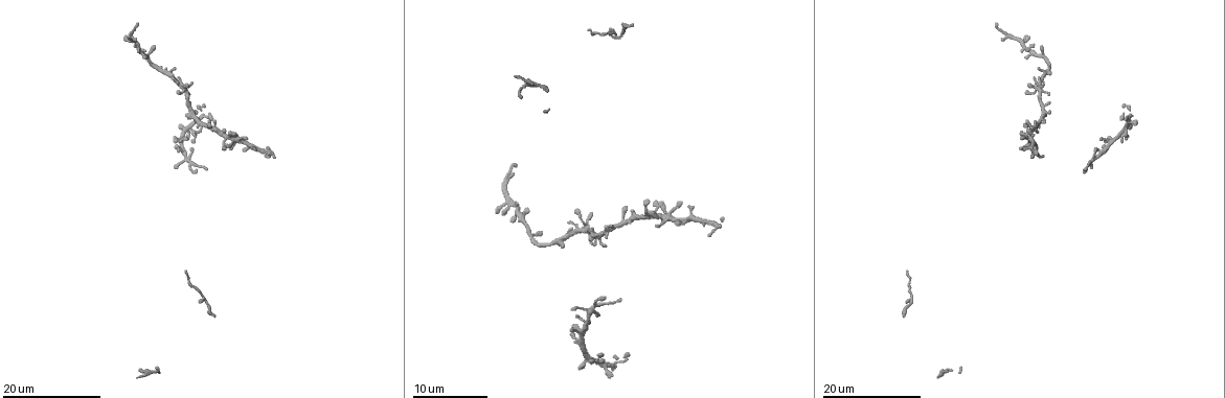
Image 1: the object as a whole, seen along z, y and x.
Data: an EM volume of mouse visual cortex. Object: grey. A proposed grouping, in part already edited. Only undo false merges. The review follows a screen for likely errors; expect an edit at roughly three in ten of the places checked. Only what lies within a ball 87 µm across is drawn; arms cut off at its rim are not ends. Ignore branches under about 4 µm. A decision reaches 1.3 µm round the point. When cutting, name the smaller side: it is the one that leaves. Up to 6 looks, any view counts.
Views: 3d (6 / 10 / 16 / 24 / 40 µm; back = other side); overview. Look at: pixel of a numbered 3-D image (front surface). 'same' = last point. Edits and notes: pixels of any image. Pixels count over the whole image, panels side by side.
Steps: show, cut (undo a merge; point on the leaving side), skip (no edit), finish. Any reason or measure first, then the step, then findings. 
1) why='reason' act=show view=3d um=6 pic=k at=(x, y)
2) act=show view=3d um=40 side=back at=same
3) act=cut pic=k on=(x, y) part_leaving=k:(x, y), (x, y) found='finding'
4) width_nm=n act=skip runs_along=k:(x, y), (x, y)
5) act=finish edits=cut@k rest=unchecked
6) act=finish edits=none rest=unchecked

act=show view=3d um=24 pic=1 at=(1045, 121)

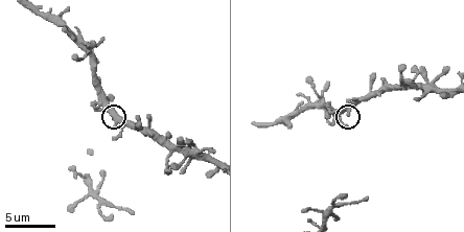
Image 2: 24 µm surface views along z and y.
act=show view=3d um=6 pic=2 at=(348, 115)

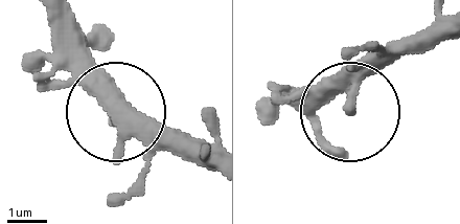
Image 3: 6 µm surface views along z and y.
side_arm_um=67 act=skip runs_along=3:(350, 115), (370, 75), (407, 39) found='continuous, no second neuron'

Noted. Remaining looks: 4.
act=show view=3d um=16 pic=2 at=(167, 167)

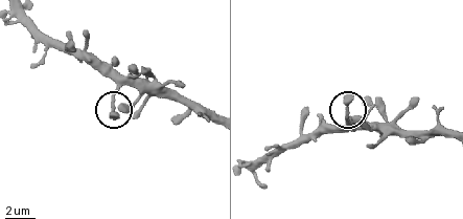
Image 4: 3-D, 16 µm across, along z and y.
act=skip found='continuous, no second neuron'

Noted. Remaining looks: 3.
why='four or more arms meet' act=show view=3d um=10 pic=2 at=(93, 192)

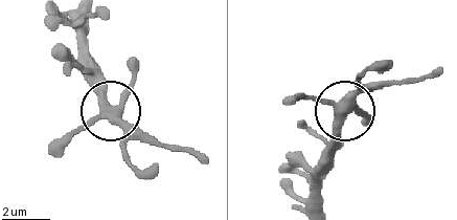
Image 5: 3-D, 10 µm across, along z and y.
side_arm_um=17 act=skip found='one neuron here'

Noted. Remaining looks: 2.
act=finish edits=none rest=unchecked

